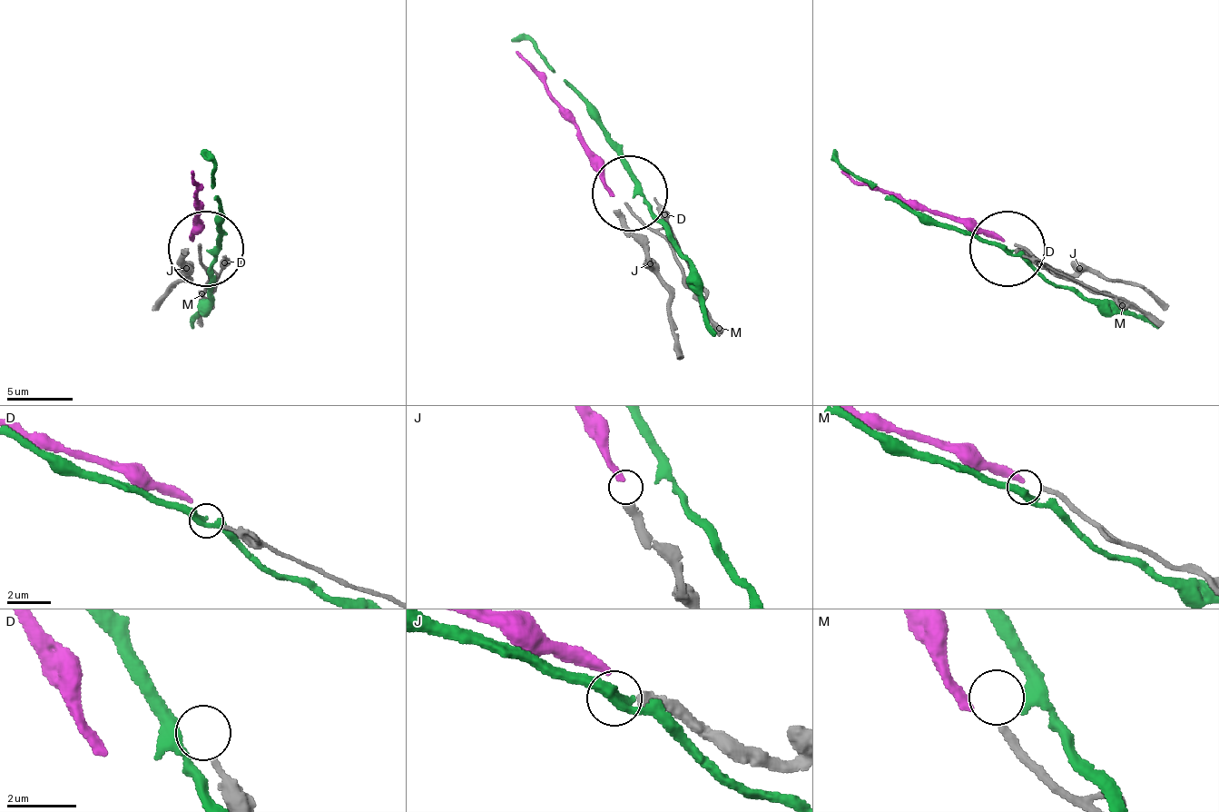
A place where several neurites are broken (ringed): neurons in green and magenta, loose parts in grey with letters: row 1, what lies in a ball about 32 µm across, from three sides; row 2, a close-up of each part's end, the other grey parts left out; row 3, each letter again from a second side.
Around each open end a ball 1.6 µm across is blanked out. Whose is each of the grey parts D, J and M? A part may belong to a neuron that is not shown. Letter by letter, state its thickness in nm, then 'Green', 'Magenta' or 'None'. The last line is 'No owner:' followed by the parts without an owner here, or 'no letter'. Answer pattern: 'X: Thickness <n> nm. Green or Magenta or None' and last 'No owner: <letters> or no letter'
D: Thickness 200 nm. None
J: Thickness 400 nm. Magenta
M: Thickness 220 nm. None
No owner: D, M

